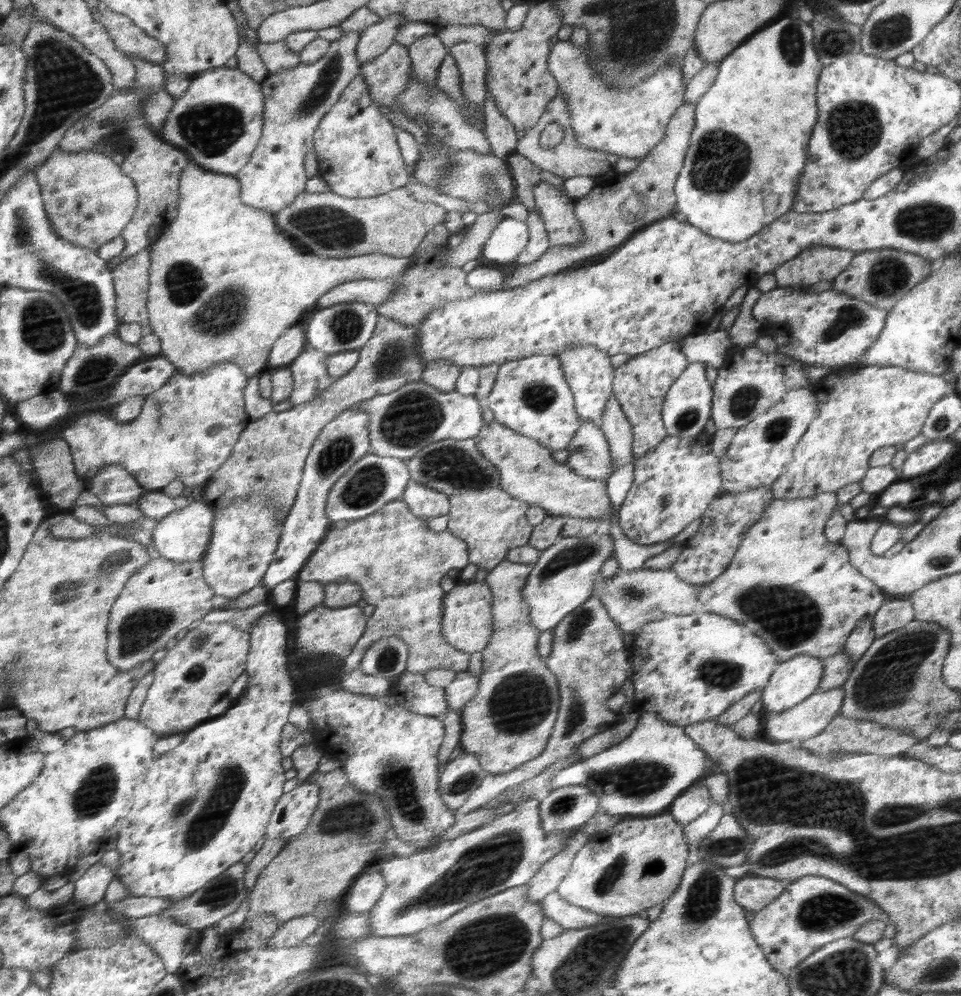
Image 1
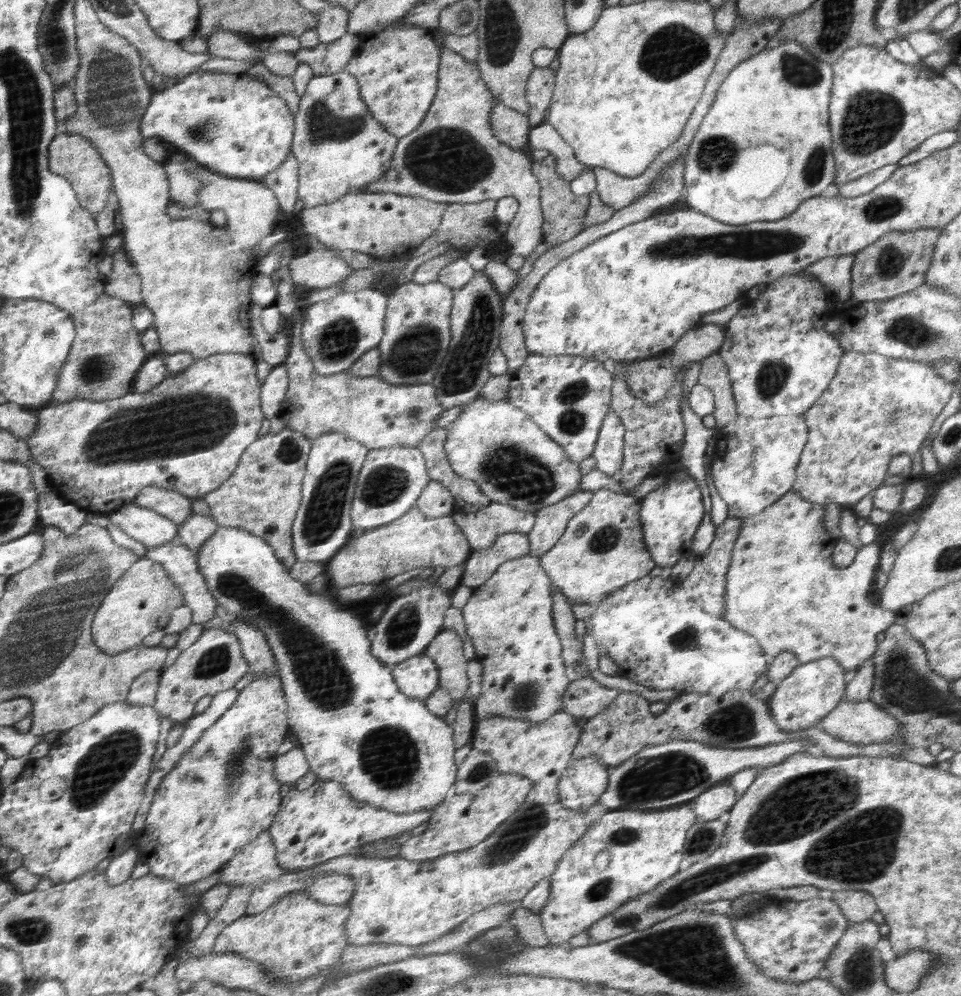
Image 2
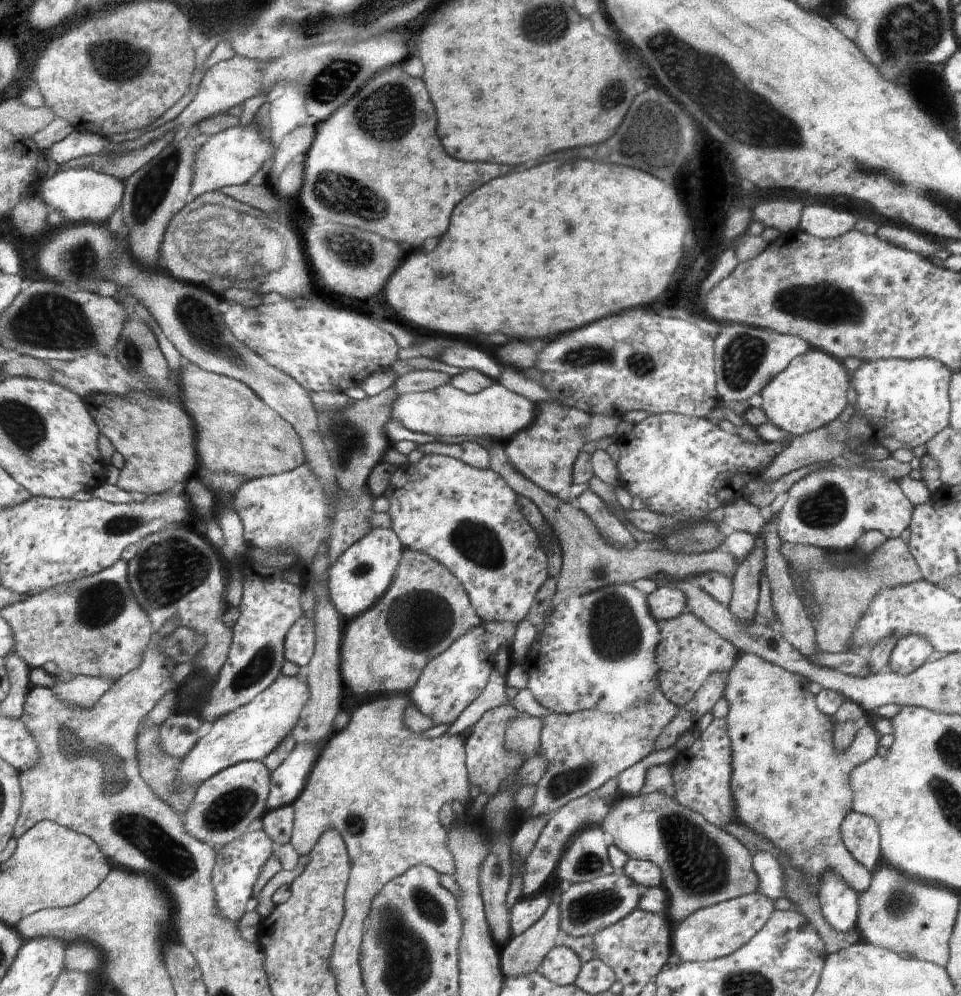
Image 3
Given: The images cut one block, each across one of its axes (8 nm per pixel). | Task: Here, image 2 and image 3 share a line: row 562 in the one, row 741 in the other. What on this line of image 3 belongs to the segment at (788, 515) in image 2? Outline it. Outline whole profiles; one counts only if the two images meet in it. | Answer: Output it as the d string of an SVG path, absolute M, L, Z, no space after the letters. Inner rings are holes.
M751 653L741 654L729 674L725 692L729 712L725 720L728 722L732 746L730 786L734 796L735 820L762 836L762 840L768 838L768 842L774 844L773 850L778 844L777 854L780 851L784 854L788 852L791 865L802 872L814 894L819 893L822 876L829 871L838 872L858 894L868 891L873 884L873 874L849 852L844 844L841 824L853 811L854 794L850 775L854 768L878 753L880 737L877 730L865 724L850 748L846 752L838 752L832 744L832 720L816 706L817 697L810 694L805 677Z

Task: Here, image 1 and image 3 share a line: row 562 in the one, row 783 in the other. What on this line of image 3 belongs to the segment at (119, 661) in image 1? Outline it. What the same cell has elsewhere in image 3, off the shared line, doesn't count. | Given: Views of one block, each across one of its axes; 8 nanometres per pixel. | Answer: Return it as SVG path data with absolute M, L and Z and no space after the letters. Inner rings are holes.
M148 716L142 723L140 736L138 736L138 760L142 768L142 776L152 784L152 788L158 792L158 796L162 796L170 806L176 809L180 814L185 814L192 808L194 800L197 800L198 790L203 784L180 784L180 770L182 769L183 760L174 758L162 752L158 746L158 738L160 738L161 726L150 726Z

